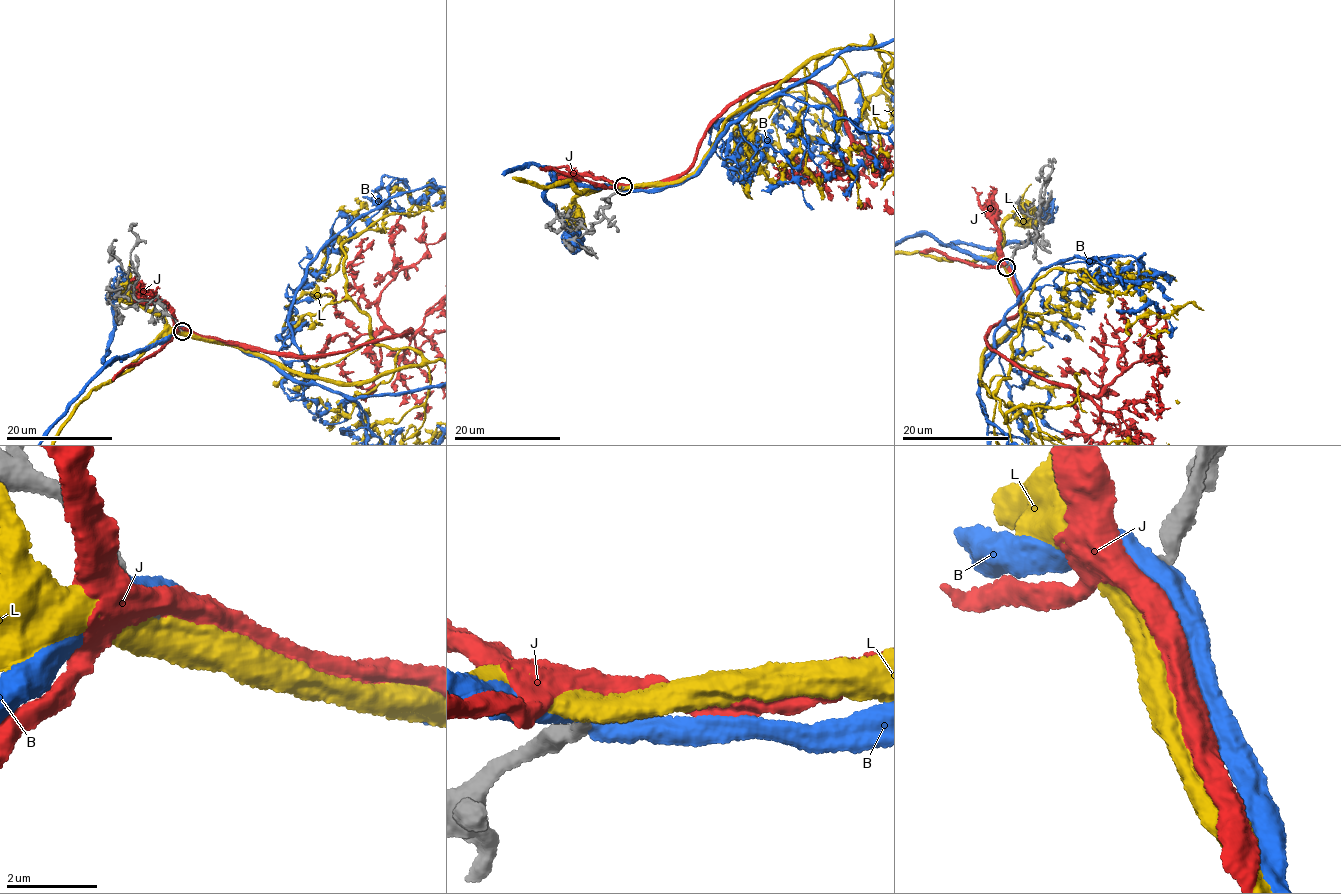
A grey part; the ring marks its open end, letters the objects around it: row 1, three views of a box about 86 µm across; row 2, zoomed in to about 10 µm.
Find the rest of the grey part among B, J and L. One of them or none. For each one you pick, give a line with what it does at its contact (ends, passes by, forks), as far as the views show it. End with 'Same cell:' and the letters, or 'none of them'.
Same cell: none of them

